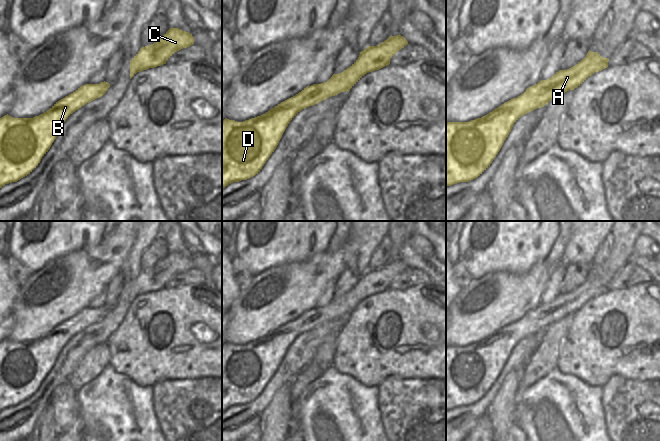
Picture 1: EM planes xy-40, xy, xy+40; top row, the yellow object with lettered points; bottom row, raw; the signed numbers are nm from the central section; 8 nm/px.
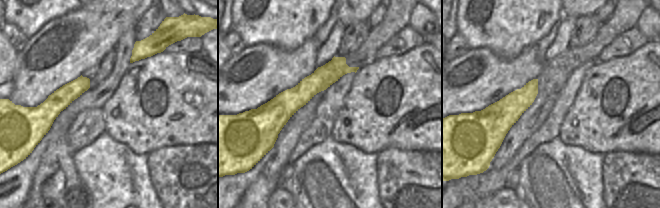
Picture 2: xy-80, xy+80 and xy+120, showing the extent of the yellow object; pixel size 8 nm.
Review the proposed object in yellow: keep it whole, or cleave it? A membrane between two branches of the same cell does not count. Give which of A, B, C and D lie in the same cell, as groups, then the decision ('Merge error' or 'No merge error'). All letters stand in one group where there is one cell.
Groups: A B C D. No merge error.

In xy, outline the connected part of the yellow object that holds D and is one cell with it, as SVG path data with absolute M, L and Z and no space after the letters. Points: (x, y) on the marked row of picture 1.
M390 36L377 46L368 46L360 52L358 59L346 70L321 84L307 86L295 96L281 102L265 114L237 122L225 118L222 120L222 189L233 182L247 180L260 172L270 155L276 149L290 121L303 109L313 106L331 96L350 89L367 73L379 70L390 64L390 59L408 41L401 36Z

